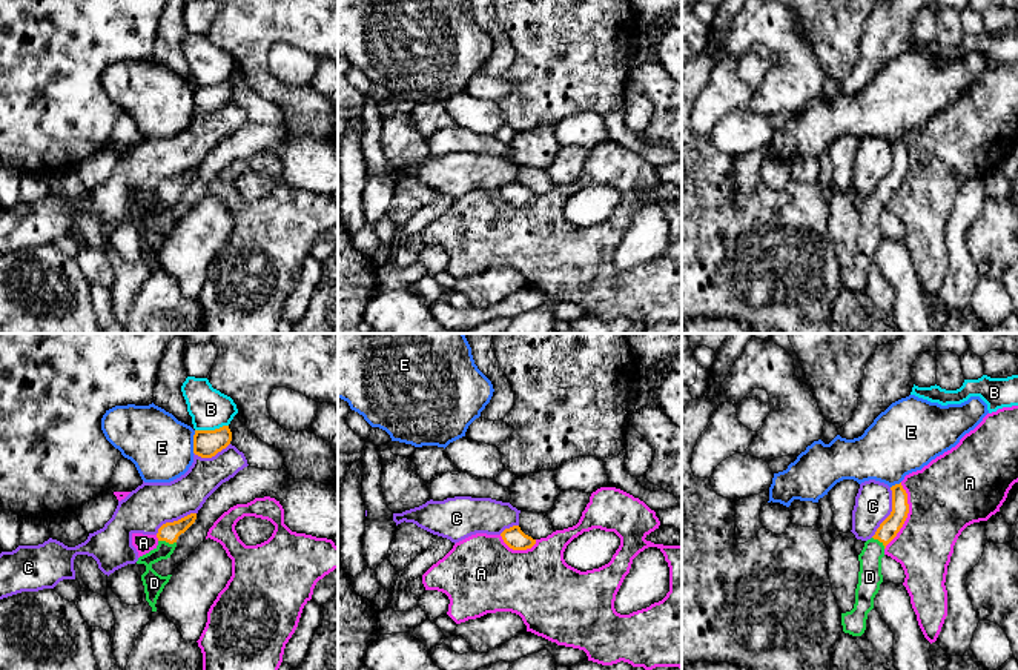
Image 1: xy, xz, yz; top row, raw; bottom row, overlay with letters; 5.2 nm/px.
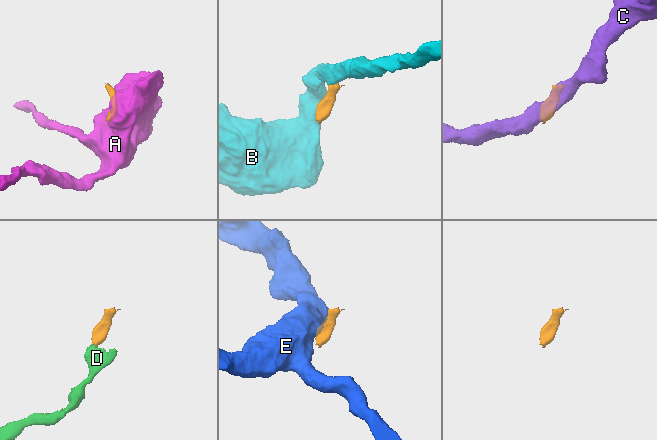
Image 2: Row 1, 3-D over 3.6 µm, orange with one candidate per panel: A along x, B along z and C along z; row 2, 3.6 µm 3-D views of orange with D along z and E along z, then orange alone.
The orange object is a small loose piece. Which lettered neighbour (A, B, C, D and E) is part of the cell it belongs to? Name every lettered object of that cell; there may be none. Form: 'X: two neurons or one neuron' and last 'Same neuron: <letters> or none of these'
A: two neurons
B: two neurons
C: two neurons
D: one neuron
E: two neurons
Same neuron: D

